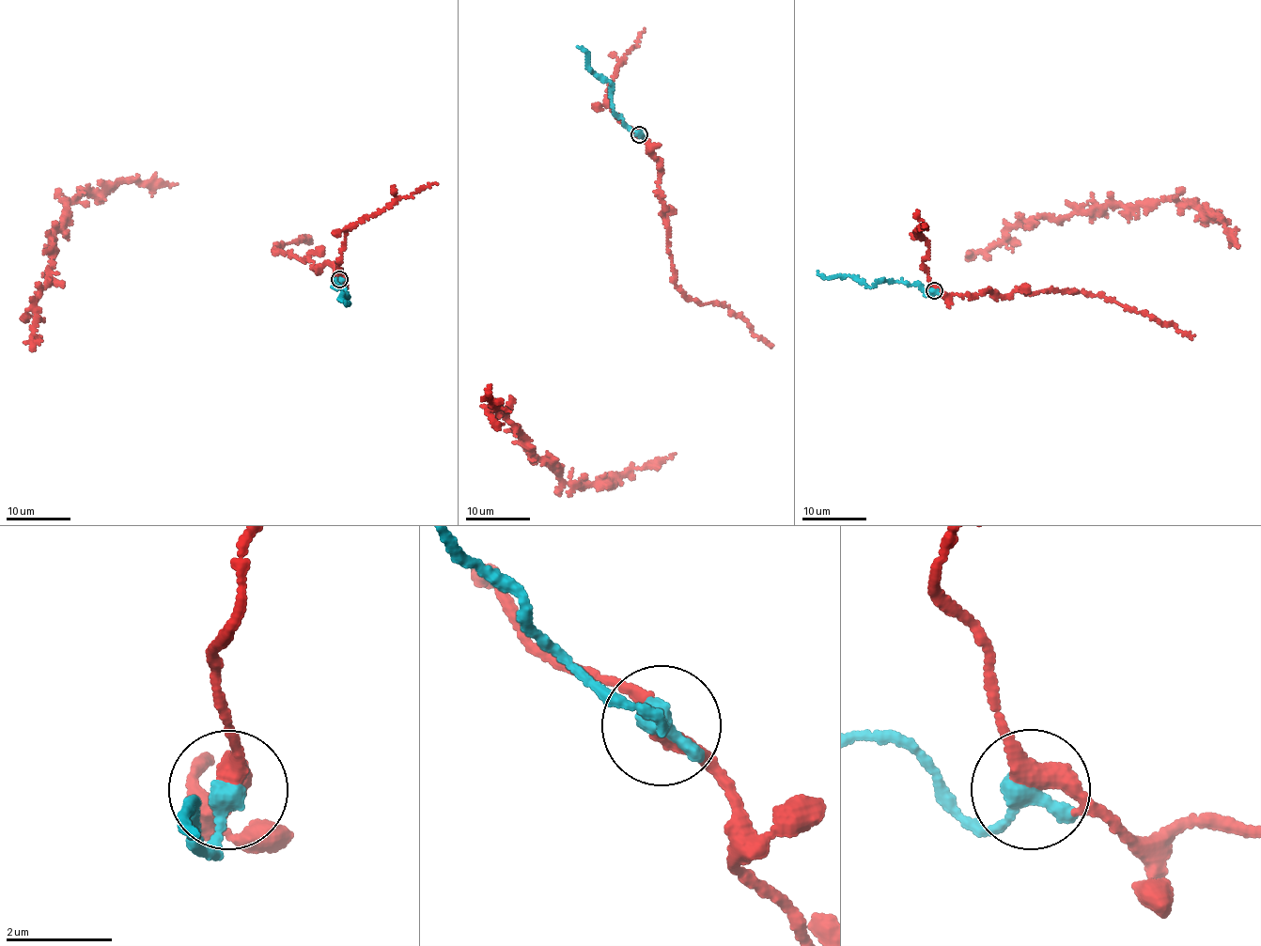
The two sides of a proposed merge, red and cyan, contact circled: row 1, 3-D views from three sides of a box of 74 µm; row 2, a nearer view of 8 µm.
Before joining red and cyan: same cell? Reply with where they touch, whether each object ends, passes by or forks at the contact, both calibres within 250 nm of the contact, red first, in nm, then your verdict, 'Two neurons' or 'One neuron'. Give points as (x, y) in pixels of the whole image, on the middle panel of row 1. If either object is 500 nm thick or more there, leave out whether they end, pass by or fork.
Place: (639, 134). At the ring red passes by. At the ring cyan ends. Thickness 360 nm (red) against 460 nm. One neuron

